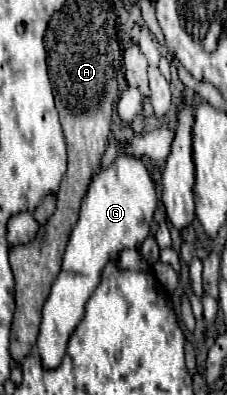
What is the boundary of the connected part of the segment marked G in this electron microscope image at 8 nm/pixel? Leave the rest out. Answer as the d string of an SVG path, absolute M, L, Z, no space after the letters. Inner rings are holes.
M119 154L113 164L117 166L109 166L93 178L89 192L83 198L79 220L73 226L63 258L63 270L53 282L51 294L43 306L37 352L45 370L53 370L63 362L67 340L85 312L89 294L93 294L101 280L103 266L121 250L139 248L149 234L149 224L157 208L157 194L145 160Z

